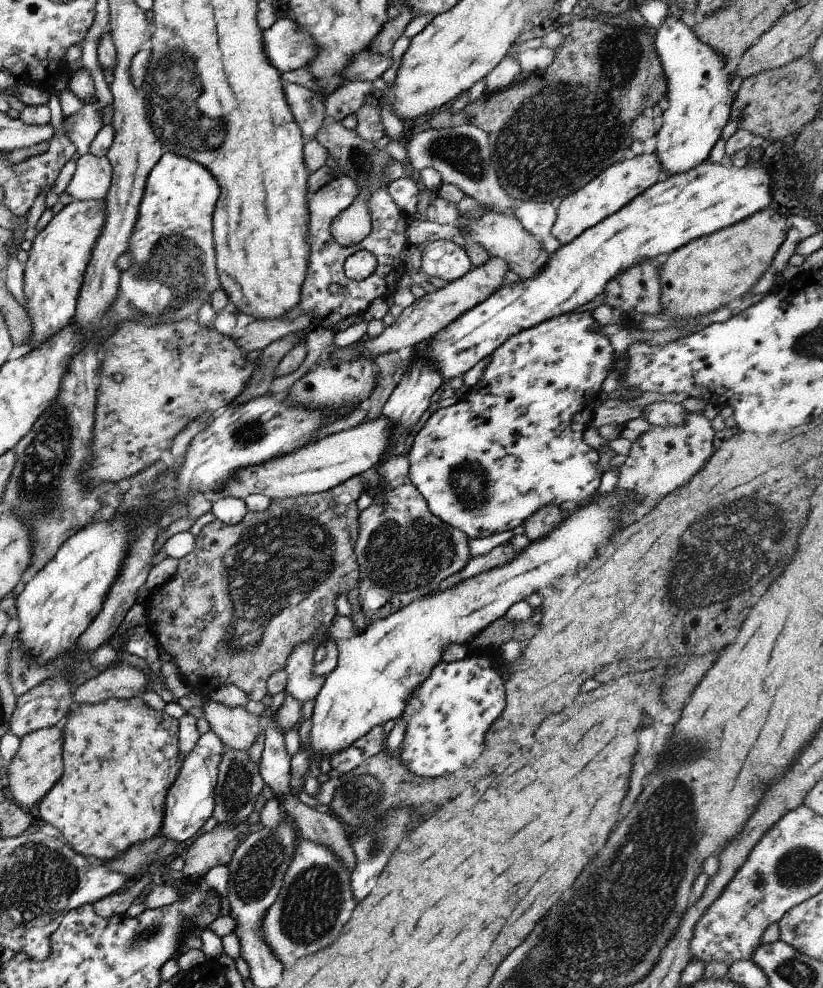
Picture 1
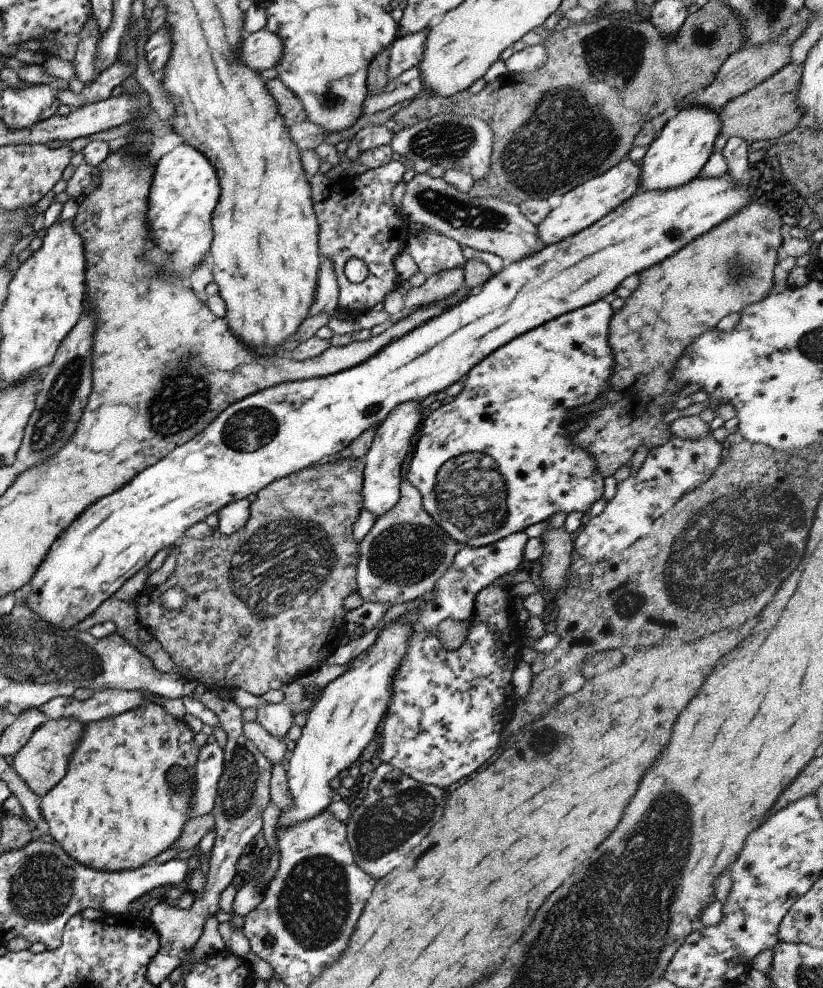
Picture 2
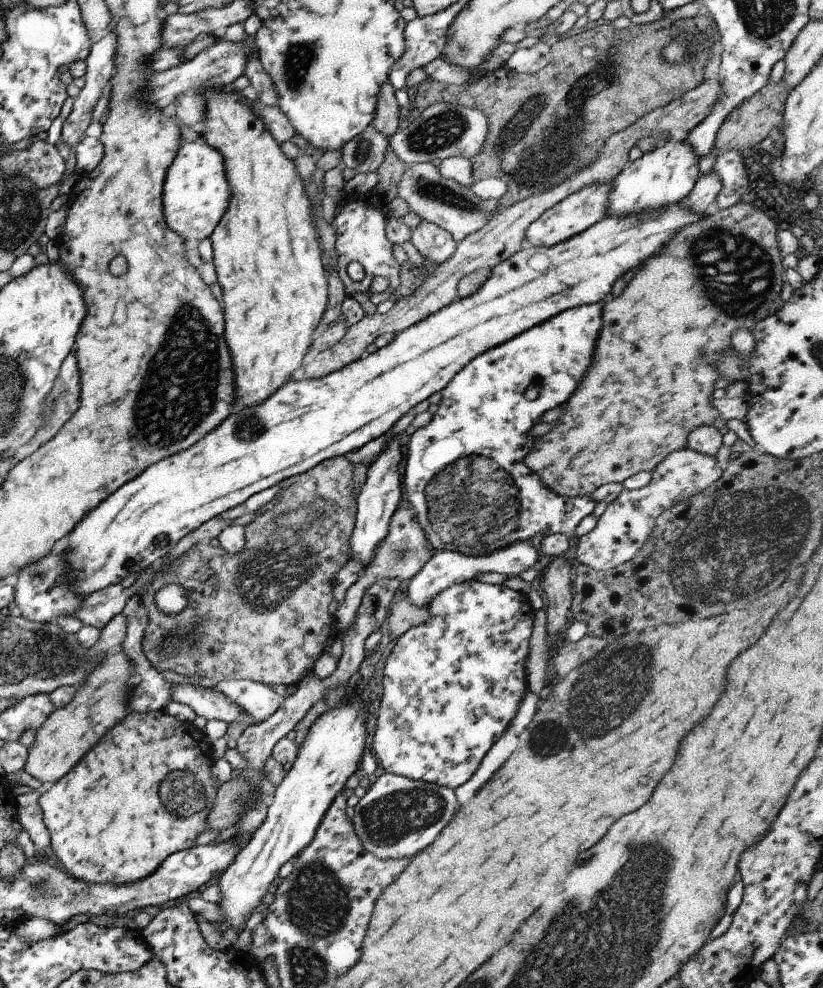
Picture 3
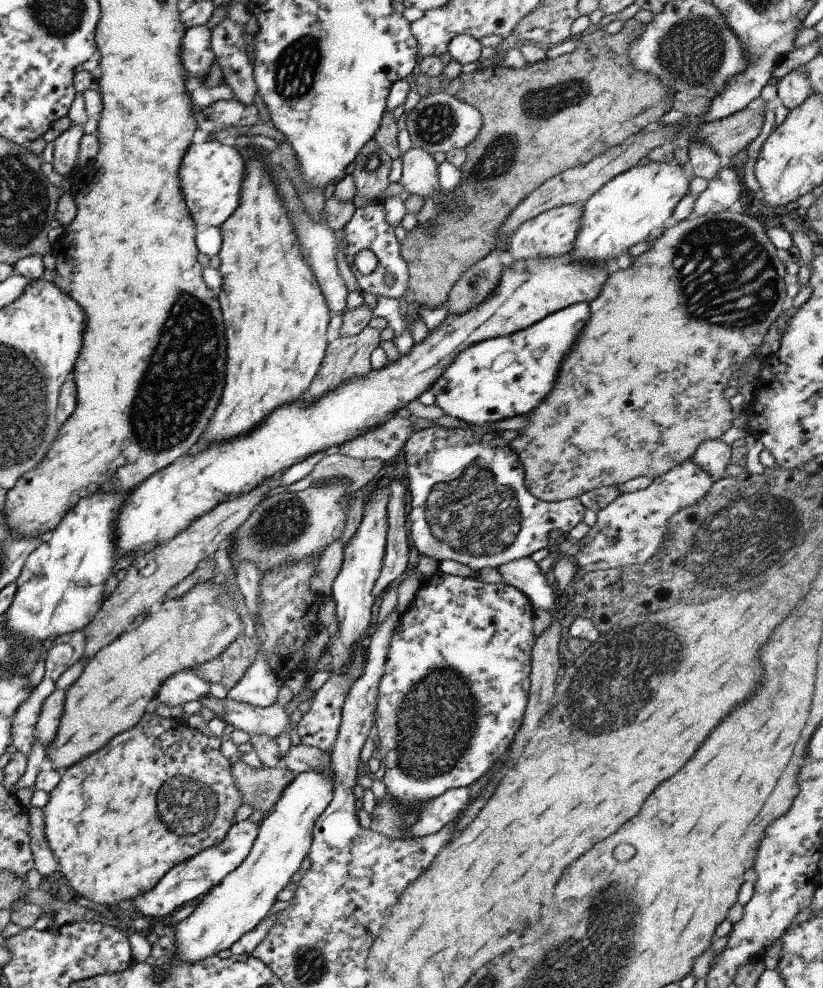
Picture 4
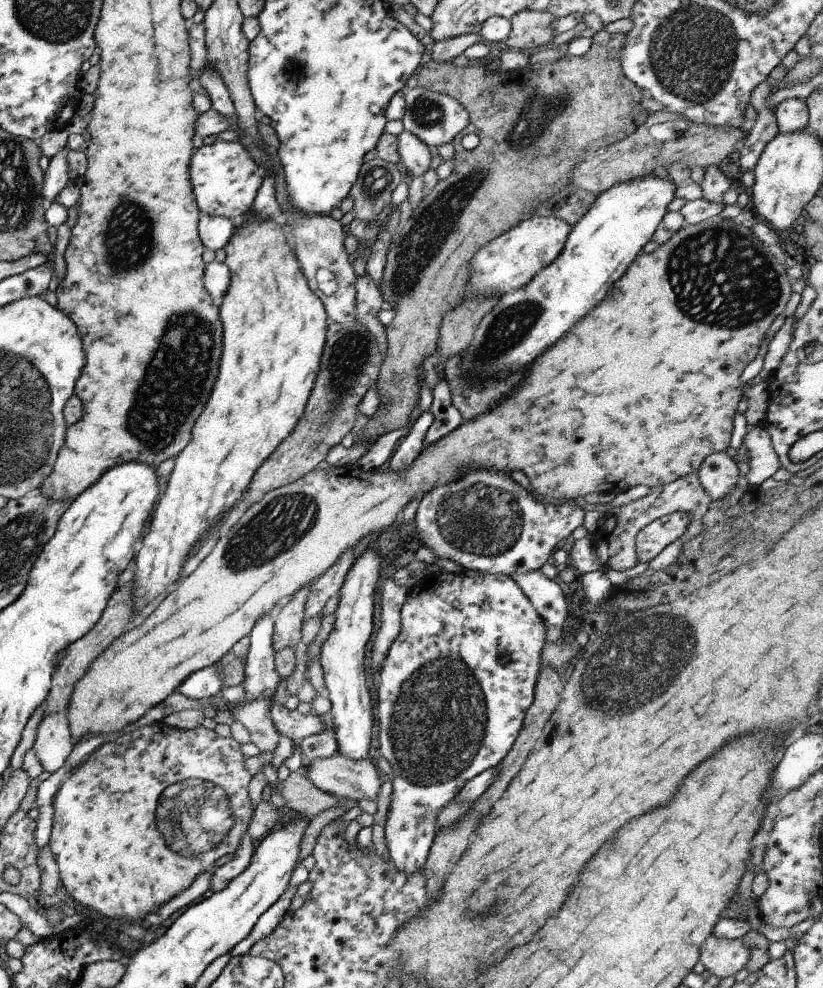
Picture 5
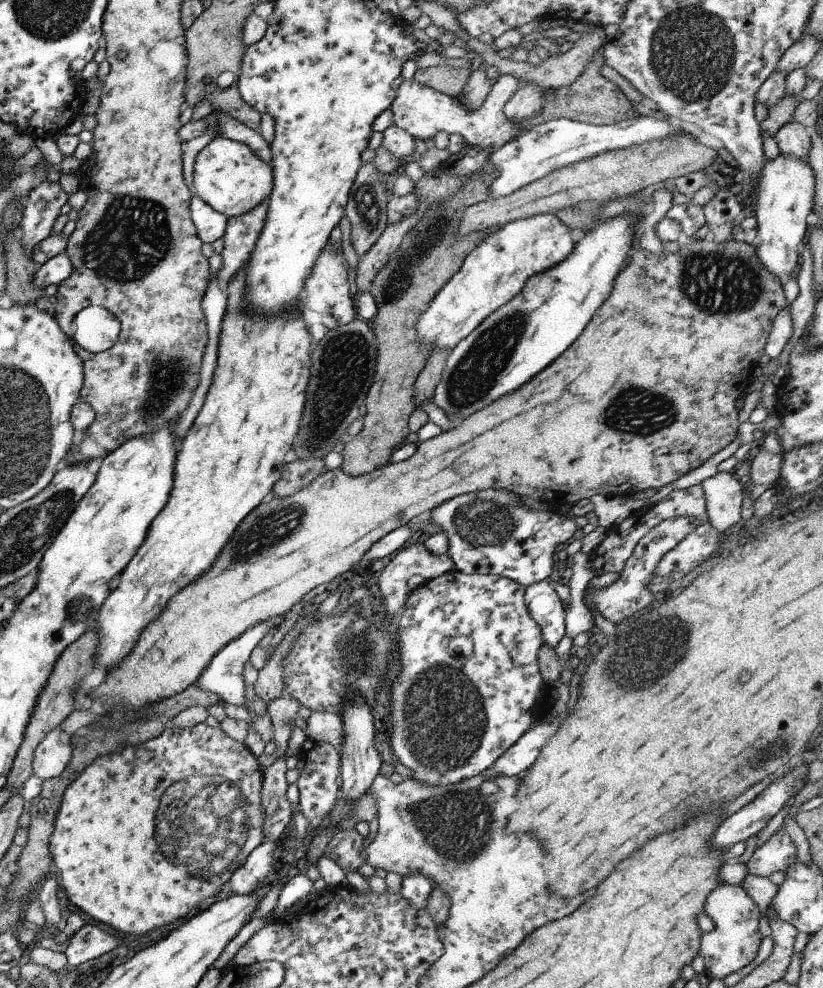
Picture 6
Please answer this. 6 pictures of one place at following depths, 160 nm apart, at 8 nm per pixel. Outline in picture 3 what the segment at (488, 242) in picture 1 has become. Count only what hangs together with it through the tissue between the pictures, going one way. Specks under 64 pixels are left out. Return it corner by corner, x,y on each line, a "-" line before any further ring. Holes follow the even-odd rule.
429,162
405,166
397,184
397,194
407,202
409,211
415,212
422,220
427,220
445,230
455,243
477,232
497,213
497,201
479,200
471,190
467,190
453,180
443,179
437,167

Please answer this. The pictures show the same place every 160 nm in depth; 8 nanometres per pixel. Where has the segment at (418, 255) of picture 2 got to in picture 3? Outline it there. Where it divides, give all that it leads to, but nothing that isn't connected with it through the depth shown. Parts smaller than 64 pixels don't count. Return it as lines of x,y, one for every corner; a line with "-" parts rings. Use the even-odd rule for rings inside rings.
422,219
411,232
409,242
422,258
437,265
451,257
456,248
453,238
445,230

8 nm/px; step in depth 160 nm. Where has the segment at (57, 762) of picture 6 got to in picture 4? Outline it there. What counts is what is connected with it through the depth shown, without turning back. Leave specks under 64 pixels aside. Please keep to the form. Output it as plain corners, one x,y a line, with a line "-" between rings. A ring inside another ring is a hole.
54,689
41,704
41,712
39,712
39,718
35,722
33,734
44,751
51,744
51,740
55,740
57,726
59,726
59,720
62,716
63,702
64,691

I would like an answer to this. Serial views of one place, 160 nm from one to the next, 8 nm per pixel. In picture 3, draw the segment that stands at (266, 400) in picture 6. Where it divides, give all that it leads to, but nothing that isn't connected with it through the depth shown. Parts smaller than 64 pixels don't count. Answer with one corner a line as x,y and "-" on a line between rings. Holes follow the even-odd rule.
224,89
212,90
205,96
205,116
201,140
215,148
223,158
225,178
229,186
229,202
223,218
211,231
211,250
216,283
223,296
225,342
233,372
233,405
235,409
257,406
265,402
279,386
283,386
311,348
311,334
319,326
327,306
327,279
321,260
318,232
312,221
310,200
305,195
293,161
281,152
278,142
269,134
243,96

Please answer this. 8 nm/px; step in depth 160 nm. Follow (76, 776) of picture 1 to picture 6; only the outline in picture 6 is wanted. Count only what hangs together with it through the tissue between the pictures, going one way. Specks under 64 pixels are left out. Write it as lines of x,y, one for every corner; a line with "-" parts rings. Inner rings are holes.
195,724
191,728
174,728
167,727
159,737
155,737
149,741
143,742
143,744
137,744
137,746
125,746
120,750
111,752
107,756
101,756
95,758
91,764
89,764
83,772
81,772
69,786
63,792
62,800
58,809
57,817
54,820
52,832
49,838
48,850
51,854
52,861
52,870
57,877
57,881
60,884
59,886
63,888
63,895
68,900
70,906
76,906
85,914
88,914
93,920
105,924
105,926
110,926
115,932
128,933
133,936
142,936
144,934
150,933
151,931
159,928
160,926
165,926
175,922
175,920
181,920
181,918
187,918
187,914
197,908
198,904
201,904
203,900
211,896
215,896
221,888
222,884
229,882
231,874
235,872
236,869
239,869
239,866
243,866
245,858
251,854
251,852
262,844
263,841
263,832
261,832
261,824
263,824
263,812
261,812
261,780
263,780
263,772
259,769
259,764
257,763
256,757
251,754
251,752
245,747
244,743
236,742
227,736
220,727
209,728
205,724

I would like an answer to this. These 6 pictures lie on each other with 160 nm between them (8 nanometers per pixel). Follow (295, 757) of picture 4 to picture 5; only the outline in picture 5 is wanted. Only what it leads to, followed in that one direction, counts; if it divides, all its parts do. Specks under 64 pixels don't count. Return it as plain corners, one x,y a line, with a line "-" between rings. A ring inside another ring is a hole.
336,752
329,758
313,758
305,777
321,792
353,801
376,801
381,785
370,760
349,760

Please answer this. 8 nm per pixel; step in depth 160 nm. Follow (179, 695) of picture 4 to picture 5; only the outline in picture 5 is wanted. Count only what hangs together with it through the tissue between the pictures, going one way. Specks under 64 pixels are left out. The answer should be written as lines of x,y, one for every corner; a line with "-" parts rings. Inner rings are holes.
215,662
211,666
189,674
179,684
176,692
187,696
187,698
199,700
219,695
221,686
223,686
223,682
221,682
221,674
219,674
219,662

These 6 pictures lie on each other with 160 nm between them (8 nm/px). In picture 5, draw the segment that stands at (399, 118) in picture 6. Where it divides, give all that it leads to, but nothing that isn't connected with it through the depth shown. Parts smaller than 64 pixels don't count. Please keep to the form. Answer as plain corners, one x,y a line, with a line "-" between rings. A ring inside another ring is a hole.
422,87
404,88
401,94
403,94
405,104
401,118
403,129
417,136
427,147
433,146
437,149
445,142
451,143
468,124
468,114
465,108
445,94
435,93

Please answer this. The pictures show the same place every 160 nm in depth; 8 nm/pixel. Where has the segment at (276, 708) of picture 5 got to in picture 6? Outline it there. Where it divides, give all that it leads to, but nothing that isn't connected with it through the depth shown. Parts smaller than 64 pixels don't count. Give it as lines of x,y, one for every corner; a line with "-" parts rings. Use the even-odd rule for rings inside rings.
326,711
311,712
305,722
308,738
339,748
343,744
341,714

